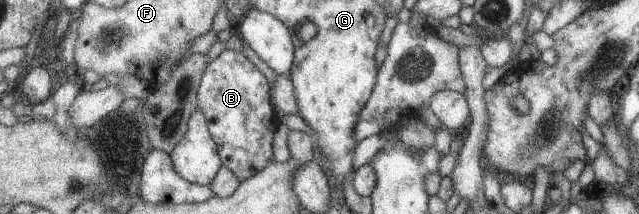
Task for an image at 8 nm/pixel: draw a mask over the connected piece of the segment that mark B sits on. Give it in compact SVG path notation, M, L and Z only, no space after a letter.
M223 50L205 66L197 90L196 108L201 108L211 139L224 168L245 181L273 161L272 137L277 117L266 78L241 51Z

